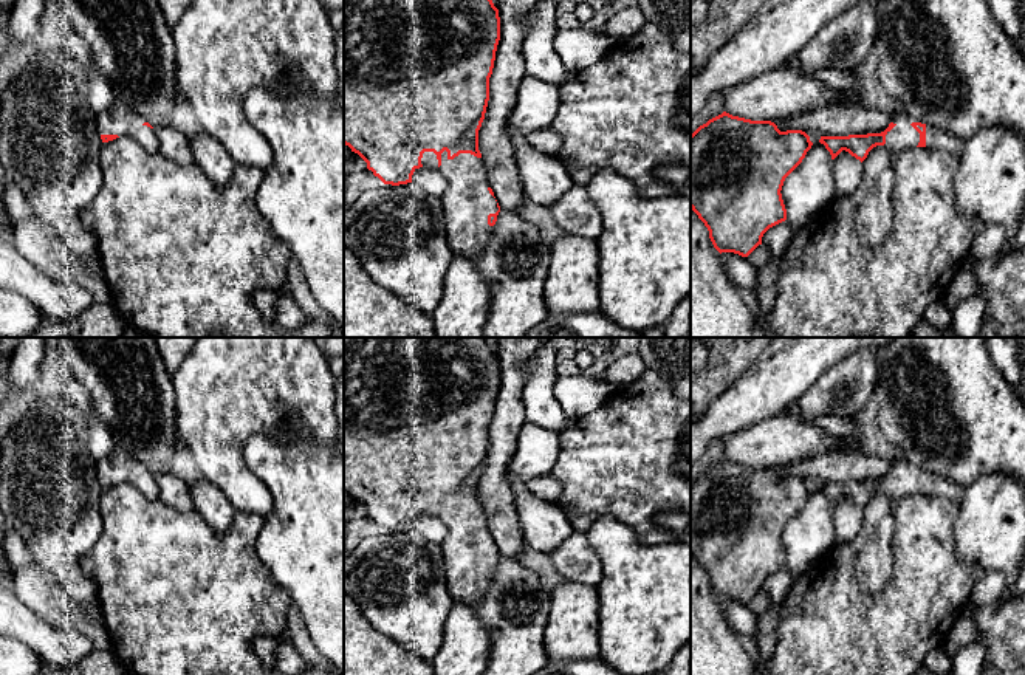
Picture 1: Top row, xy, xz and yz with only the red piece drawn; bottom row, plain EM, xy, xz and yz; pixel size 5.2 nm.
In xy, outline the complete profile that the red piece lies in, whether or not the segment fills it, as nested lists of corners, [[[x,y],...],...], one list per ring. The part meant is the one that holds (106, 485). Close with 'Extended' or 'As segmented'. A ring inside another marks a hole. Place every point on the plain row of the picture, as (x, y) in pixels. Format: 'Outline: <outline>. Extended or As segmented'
Outline: [[[115,446],[107,457],[96,461],[96,478],[102,489],[129,483],[149,500],[158,500],[159,497],[153,474],[121,446]]]. Extended

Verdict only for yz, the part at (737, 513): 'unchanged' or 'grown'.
unchanged

